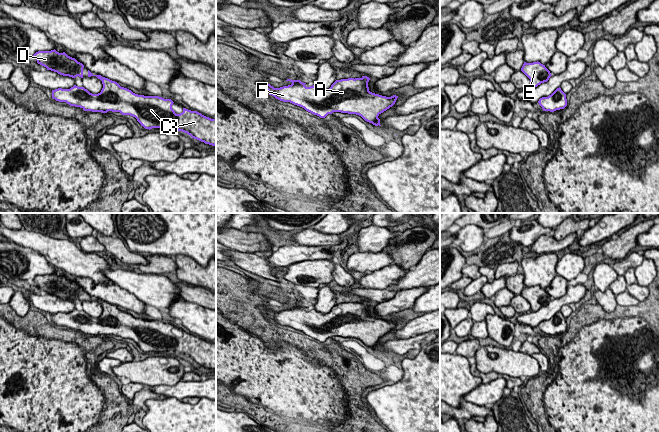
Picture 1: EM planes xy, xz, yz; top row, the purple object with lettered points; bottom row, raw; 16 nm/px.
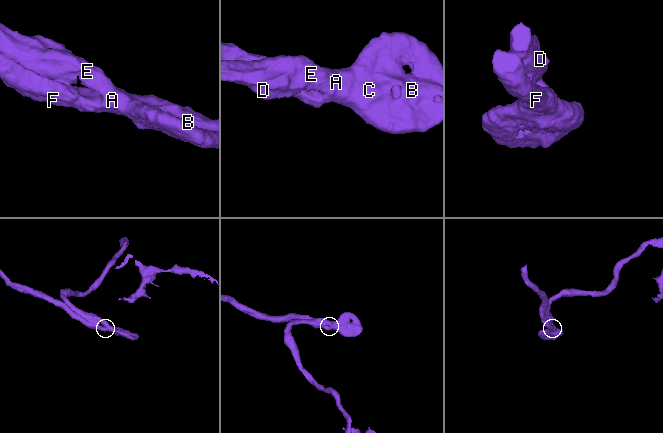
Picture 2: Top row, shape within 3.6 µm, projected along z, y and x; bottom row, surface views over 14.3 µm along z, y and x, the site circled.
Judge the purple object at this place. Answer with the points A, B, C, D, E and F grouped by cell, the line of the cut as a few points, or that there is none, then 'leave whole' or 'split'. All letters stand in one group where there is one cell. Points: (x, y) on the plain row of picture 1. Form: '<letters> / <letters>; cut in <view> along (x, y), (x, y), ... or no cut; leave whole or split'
A B C D E F; no cut; leave whole

